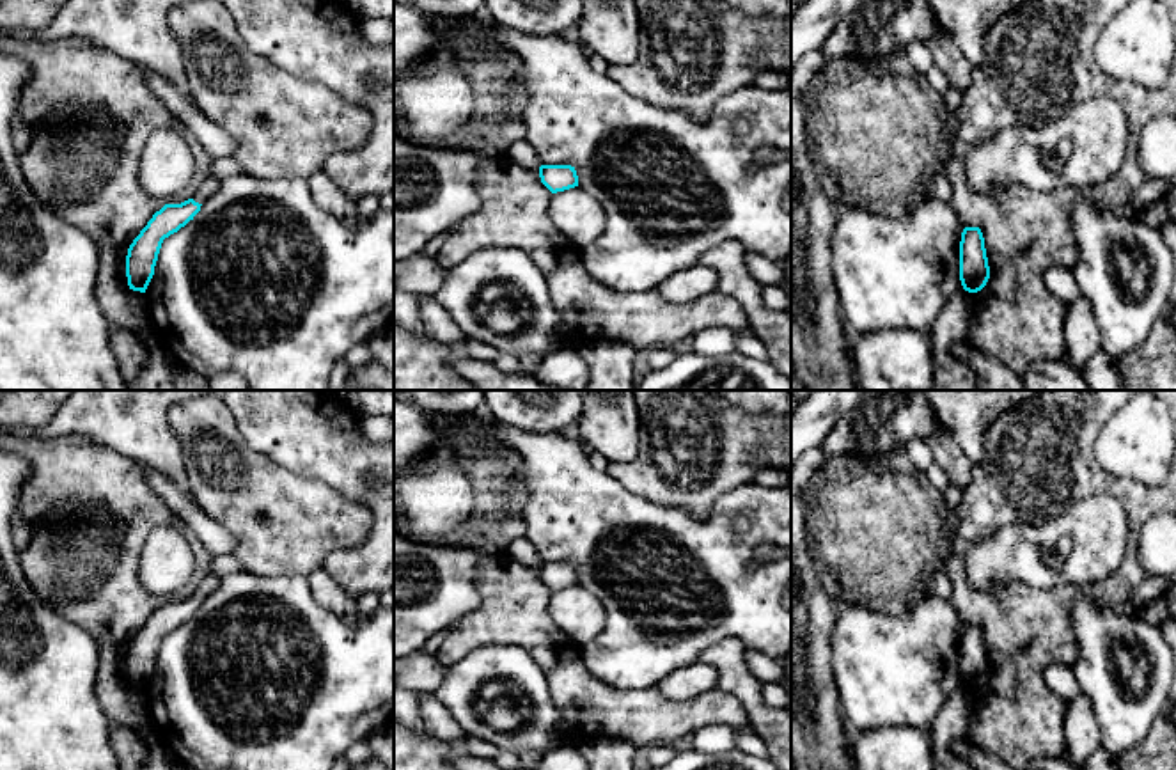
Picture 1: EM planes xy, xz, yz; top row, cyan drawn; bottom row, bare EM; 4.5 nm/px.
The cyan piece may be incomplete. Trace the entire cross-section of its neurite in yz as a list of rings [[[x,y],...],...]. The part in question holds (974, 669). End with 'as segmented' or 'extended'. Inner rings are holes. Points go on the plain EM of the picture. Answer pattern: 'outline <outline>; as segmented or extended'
outline [[[965,625],[960,639],[960,678],[965,688],[981,688],[990,676],[984,635],[979,625]]]; as segmented

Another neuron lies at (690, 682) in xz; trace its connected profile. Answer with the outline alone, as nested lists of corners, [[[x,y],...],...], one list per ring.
[[[694,664],[681,671],[669,674],[660,680],[656,685],[667,699],[672,701],[688,701],[711,688],[717,688],[720,683],[720,672],[711,664]]]

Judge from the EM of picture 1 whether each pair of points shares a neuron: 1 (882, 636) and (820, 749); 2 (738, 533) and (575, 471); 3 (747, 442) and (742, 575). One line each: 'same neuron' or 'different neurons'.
1: different neurons
2: same neuron
3: different neurons

